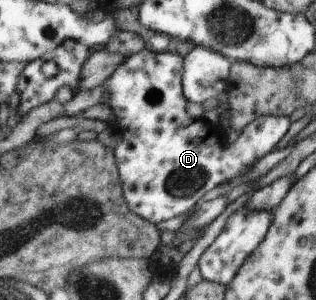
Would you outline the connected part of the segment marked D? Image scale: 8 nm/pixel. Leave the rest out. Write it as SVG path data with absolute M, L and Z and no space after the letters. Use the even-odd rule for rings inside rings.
M145 47L128 57L128 60L104 84L110 101L108 106L117 116L115 123L107 123L109 126L107 133L118 141L118 149L114 154L123 180L124 196L135 213L154 224L163 224L193 210L217 185L241 175L245 167L252 166L261 157L271 153L281 143L289 127L287 116L269 115L253 121L240 133L237 143L229 147L223 147L221 141L217 143L215 135L211 135L209 139L199 139L197 135L191 137L189 128L192 118L186 108L188 99L183 85L185 60L186 57L179 53L153 52Z

